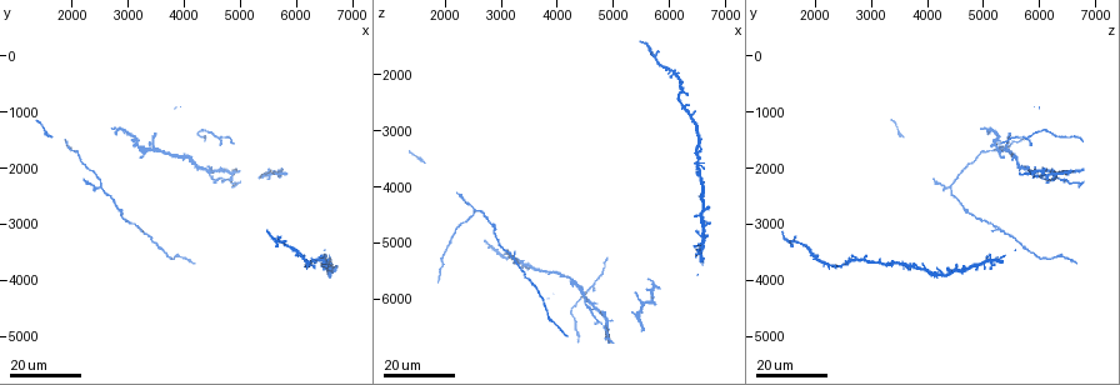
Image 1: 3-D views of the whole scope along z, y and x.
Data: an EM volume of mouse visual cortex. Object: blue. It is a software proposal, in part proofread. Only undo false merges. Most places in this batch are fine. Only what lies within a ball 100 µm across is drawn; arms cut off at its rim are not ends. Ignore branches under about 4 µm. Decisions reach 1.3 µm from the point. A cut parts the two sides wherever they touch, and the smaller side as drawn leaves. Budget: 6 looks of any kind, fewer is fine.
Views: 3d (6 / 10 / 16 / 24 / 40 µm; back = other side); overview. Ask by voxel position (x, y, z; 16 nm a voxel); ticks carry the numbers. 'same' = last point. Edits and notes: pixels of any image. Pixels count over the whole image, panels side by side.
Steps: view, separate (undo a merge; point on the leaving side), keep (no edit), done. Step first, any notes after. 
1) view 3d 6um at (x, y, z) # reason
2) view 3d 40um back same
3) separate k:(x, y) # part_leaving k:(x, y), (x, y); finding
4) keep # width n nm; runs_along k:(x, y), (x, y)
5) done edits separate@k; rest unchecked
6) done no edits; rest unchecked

view 3d 24um at (4650, 1450, 5800) # three arms meet

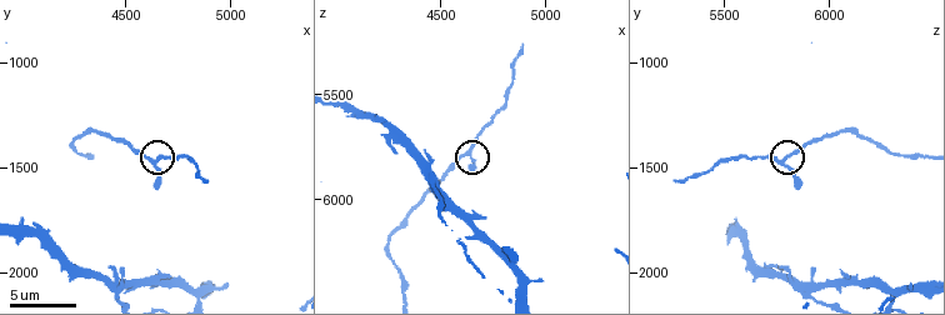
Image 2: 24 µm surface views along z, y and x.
view 3d 6um at (4630, 1470, 5770) # zoom in

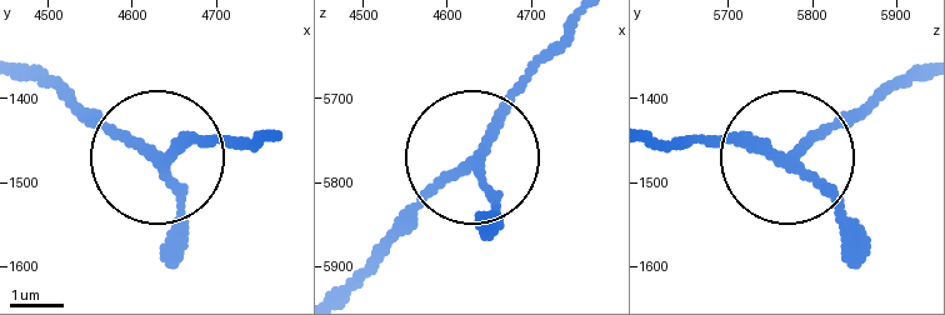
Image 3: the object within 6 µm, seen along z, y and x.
keep # arms 3; continuous, no second neuron

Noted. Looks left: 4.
view 3d 24um at (3450, 1700, 5400) # small branch off a trunk

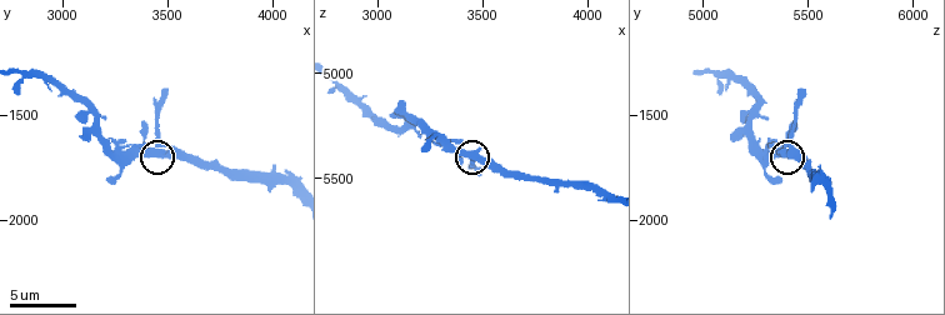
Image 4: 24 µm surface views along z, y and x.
view 3d 6um at (3440, 1660, 5390) # zoom in

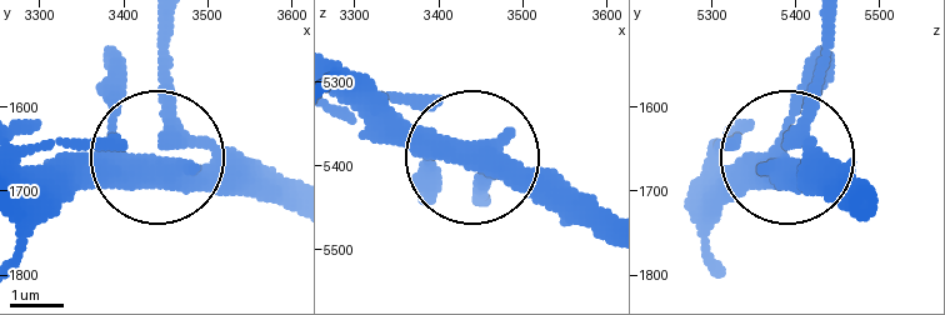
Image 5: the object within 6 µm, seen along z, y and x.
view 3d 6um back at (3445, 1650, 5395) # other side

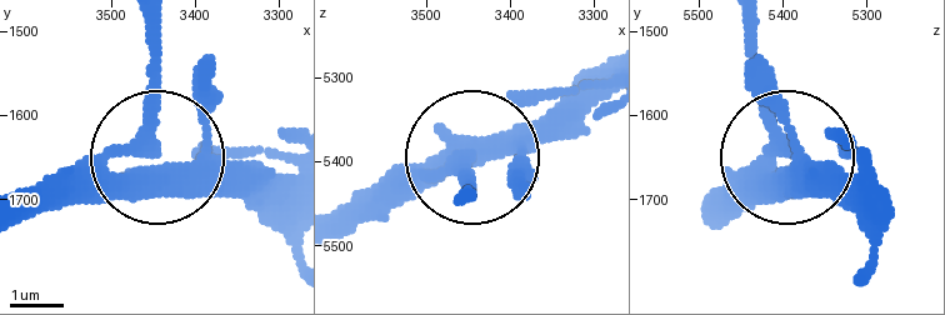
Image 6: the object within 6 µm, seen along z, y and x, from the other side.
separate 6:(146, 68) # part_leaving 6:(128, 148), (149, 98), (149, 31); a second neuron is stuck on

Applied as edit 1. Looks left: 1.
done edits separate@6; rest unchecked

